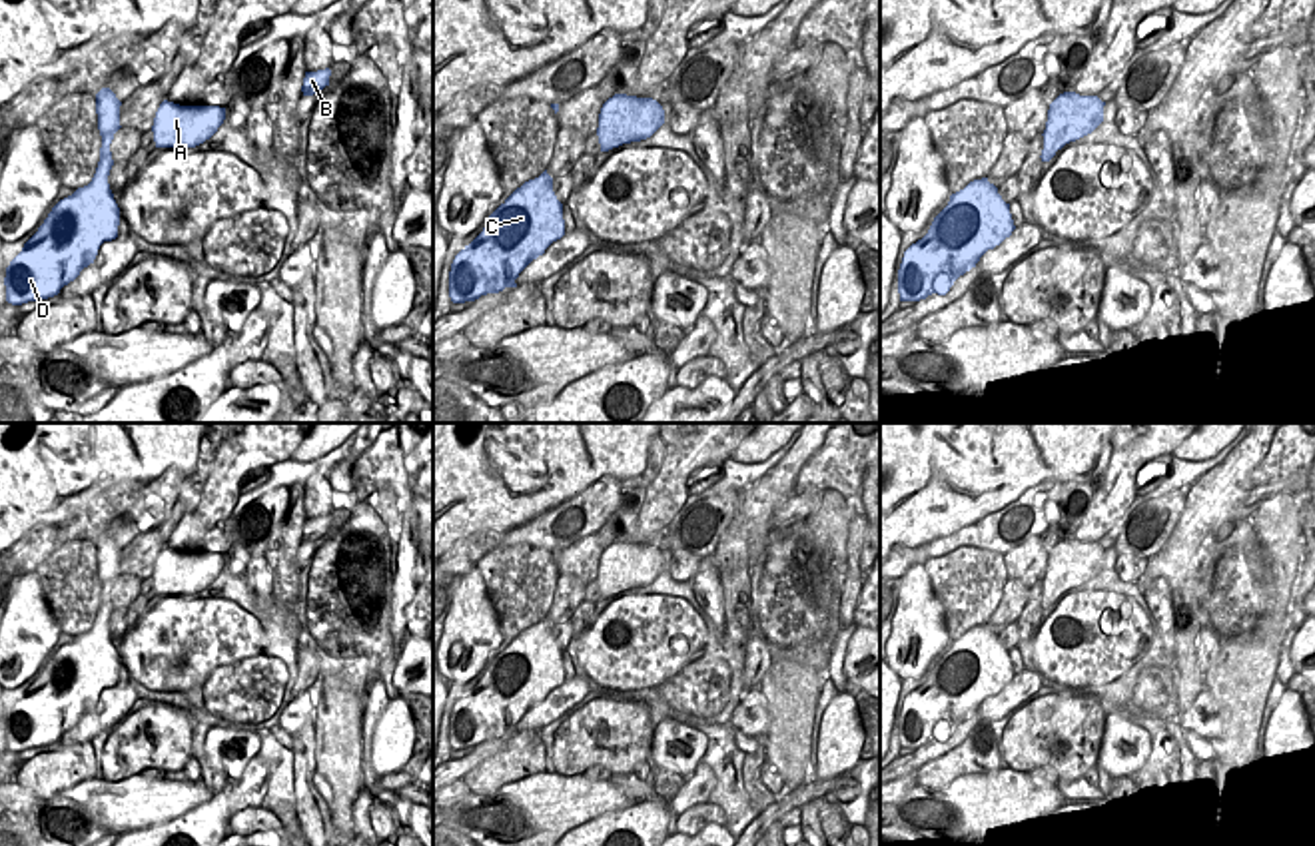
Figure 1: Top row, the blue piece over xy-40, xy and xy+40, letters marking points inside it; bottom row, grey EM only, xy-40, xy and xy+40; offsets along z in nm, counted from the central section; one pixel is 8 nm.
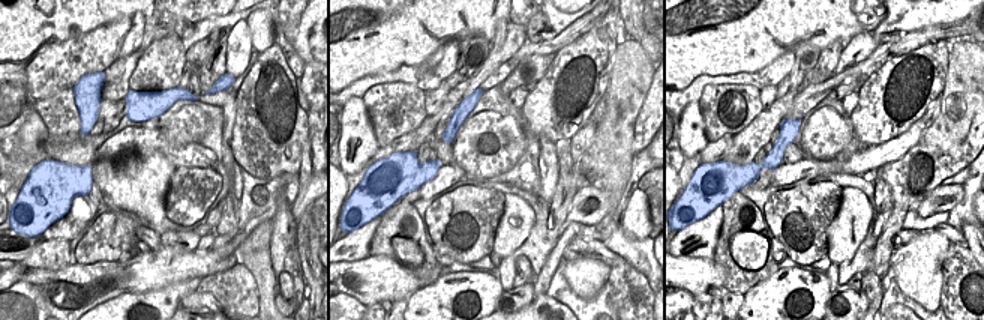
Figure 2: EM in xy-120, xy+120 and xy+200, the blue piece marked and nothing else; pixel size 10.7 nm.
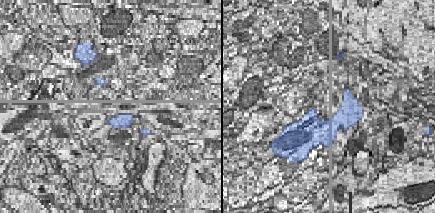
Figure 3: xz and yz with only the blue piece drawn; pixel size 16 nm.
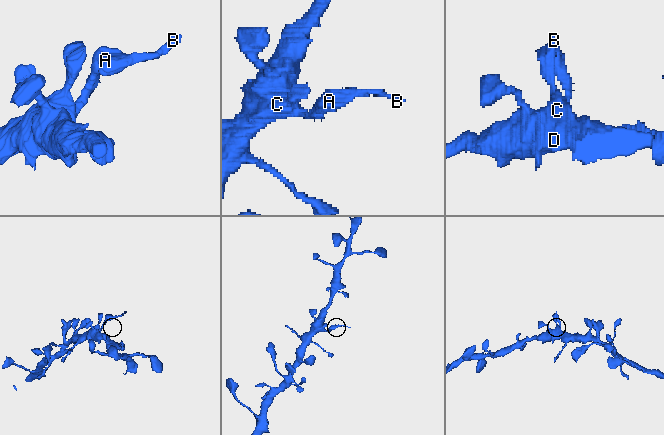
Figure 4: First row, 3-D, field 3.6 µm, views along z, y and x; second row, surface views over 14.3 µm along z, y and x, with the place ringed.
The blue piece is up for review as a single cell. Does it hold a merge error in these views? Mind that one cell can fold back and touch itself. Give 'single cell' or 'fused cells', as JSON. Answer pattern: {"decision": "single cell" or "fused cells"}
{"decision": "single cell"}

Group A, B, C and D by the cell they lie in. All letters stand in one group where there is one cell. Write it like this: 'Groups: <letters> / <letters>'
Groups: A B C D

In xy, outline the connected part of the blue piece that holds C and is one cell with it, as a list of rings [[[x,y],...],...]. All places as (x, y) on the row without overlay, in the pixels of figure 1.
[[[545,617],[517,634],[487,664],[483,678],[455,702],[449,718],[451,748],[475,748],[517,734],[519,720],[563,682],[563,650]]]

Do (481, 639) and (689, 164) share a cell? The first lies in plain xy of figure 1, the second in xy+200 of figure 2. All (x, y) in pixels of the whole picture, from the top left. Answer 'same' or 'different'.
different

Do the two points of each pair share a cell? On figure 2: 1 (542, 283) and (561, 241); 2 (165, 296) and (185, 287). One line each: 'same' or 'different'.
1: same
2: same

